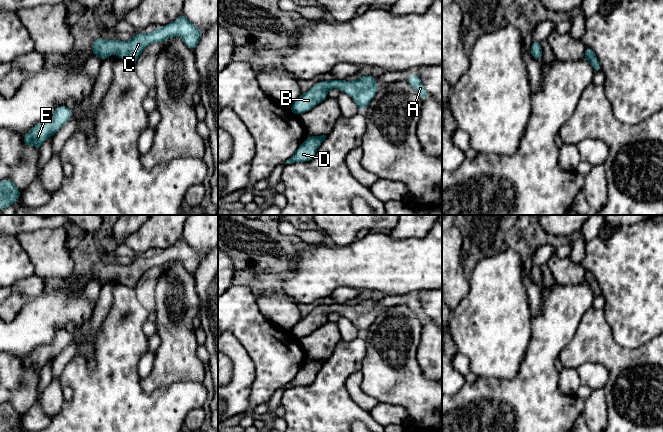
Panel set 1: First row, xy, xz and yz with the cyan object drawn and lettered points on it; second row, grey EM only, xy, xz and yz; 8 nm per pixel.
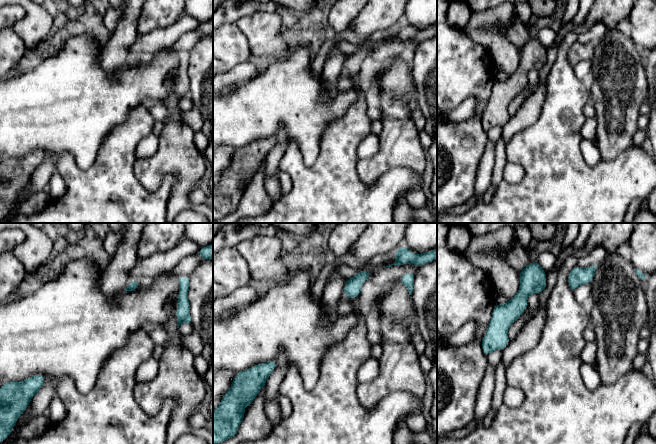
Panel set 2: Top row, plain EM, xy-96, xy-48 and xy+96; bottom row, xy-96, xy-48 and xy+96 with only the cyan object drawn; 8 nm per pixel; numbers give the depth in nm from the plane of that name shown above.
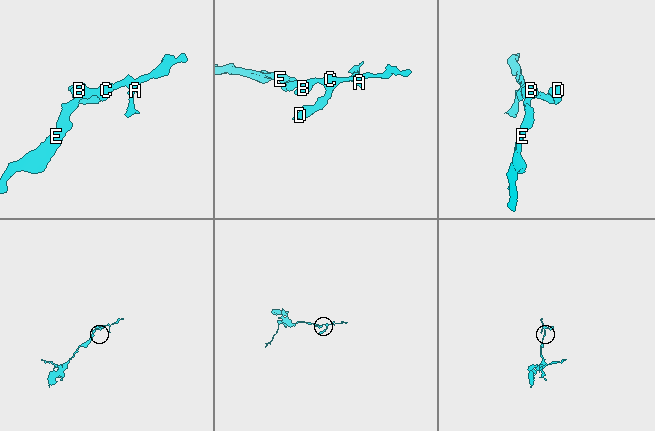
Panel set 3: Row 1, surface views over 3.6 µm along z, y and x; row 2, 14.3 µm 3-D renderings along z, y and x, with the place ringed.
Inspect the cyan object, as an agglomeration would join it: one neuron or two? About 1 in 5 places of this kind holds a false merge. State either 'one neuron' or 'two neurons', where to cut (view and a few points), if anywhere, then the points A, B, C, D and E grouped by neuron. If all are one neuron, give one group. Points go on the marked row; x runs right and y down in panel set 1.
one neuron; cut none; groups A B C D E

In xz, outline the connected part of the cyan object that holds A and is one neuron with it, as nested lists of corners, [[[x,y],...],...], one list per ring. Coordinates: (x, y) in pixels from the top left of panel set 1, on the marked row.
[[[411,74],[408,77],[407,82],[415,89],[415,91],[421,97],[422,100],[426,100],[429,97],[429,94],[425,90],[418,74]]]

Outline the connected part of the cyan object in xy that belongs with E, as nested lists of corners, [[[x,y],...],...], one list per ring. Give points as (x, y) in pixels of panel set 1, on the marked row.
[[[58,106],[50,120],[38,122],[24,135],[23,144],[40,149],[44,142],[49,137],[54,136],[56,132],[71,118],[72,111],[67,106]]]

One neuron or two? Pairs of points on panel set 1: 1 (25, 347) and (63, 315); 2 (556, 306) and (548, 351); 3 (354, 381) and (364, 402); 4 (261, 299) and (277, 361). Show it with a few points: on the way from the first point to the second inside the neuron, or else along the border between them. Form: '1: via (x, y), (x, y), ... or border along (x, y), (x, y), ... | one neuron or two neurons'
1: via (34, 338), (54, 318) | one neuron
2: via (556, 317), (556, 325), (552, 329), (548, 340) | one neuron
3: via (354, 386), (355, 392), (360, 397) | one neuron
4: border along (255, 297), (258, 310), (277, 326), (286, 330) | two neurons

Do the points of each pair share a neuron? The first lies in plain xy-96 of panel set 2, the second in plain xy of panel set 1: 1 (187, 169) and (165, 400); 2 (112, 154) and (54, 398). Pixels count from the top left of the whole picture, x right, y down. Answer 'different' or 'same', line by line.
1: different
2: different

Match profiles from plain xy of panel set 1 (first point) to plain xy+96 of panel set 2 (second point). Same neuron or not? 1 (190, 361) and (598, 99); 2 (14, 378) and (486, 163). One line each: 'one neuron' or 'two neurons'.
1: one neuron
2: two neurons

